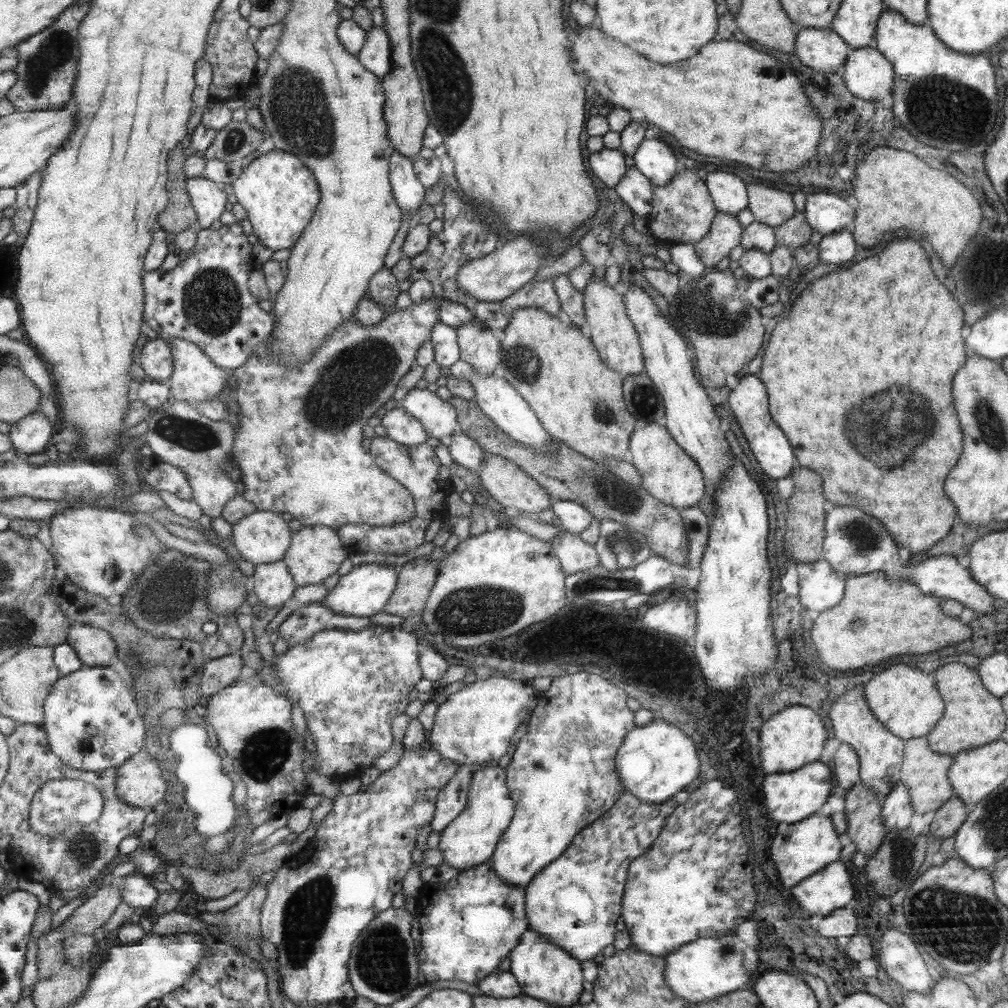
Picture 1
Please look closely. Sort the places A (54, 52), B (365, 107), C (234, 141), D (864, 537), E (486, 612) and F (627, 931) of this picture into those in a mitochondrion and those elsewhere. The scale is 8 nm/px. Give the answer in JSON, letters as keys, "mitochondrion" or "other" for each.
{"A":"mitochondrion","B":"other","C":"mitochondrion","D":"mitochondrion","E":"mitochondrion","F":"other"}

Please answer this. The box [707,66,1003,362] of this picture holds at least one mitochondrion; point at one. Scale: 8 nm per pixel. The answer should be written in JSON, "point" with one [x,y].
{"point":[936,103]}

